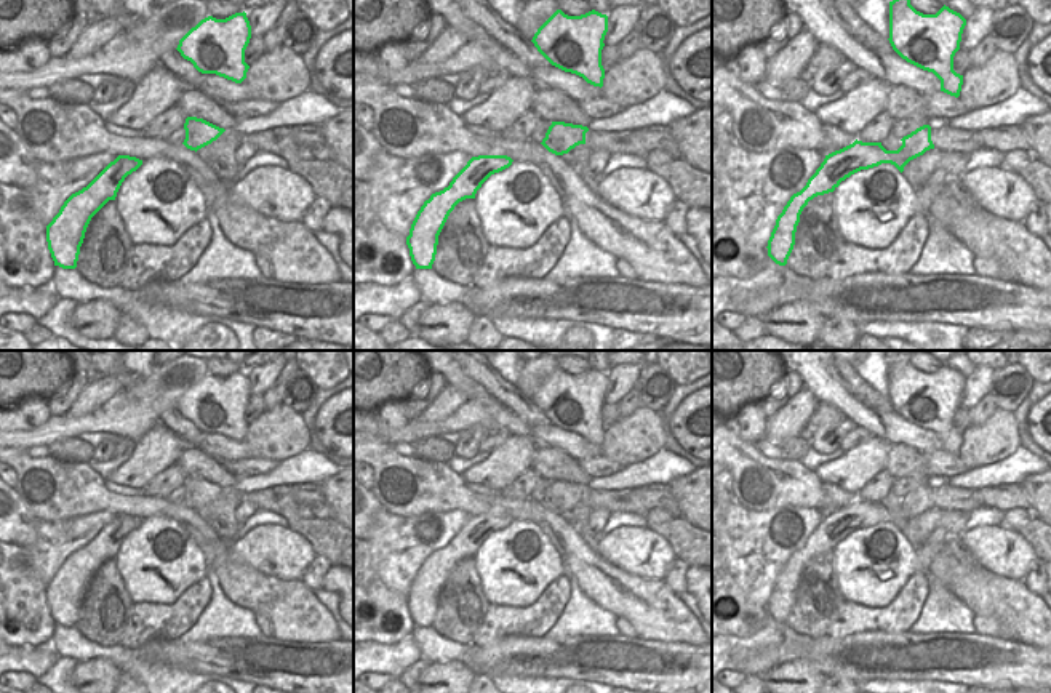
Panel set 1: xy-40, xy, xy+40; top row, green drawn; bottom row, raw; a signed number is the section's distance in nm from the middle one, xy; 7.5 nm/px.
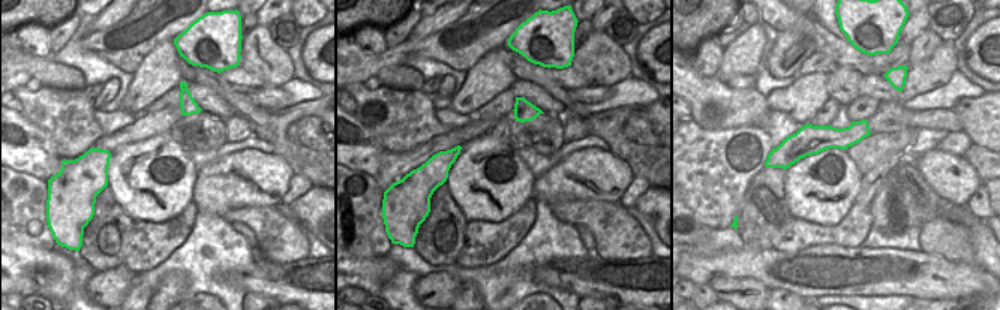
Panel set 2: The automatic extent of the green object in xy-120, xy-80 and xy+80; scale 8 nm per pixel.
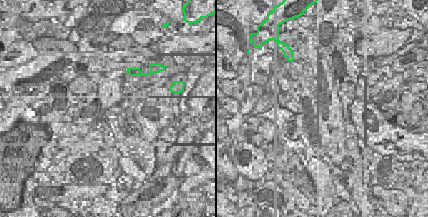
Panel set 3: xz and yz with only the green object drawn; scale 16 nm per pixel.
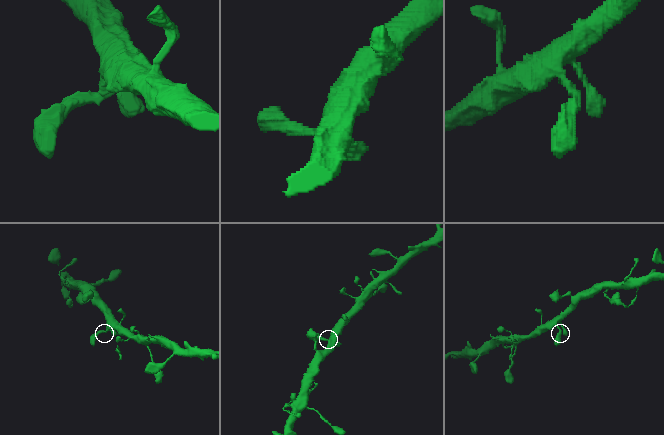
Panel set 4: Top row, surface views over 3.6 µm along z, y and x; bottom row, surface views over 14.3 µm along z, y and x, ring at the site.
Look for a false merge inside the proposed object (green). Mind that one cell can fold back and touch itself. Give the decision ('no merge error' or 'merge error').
no merge error

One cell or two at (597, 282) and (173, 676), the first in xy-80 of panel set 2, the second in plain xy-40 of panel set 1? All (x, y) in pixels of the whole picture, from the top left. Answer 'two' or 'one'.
two

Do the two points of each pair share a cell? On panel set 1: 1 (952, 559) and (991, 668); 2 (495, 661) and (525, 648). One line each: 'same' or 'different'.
1: different
2: same

